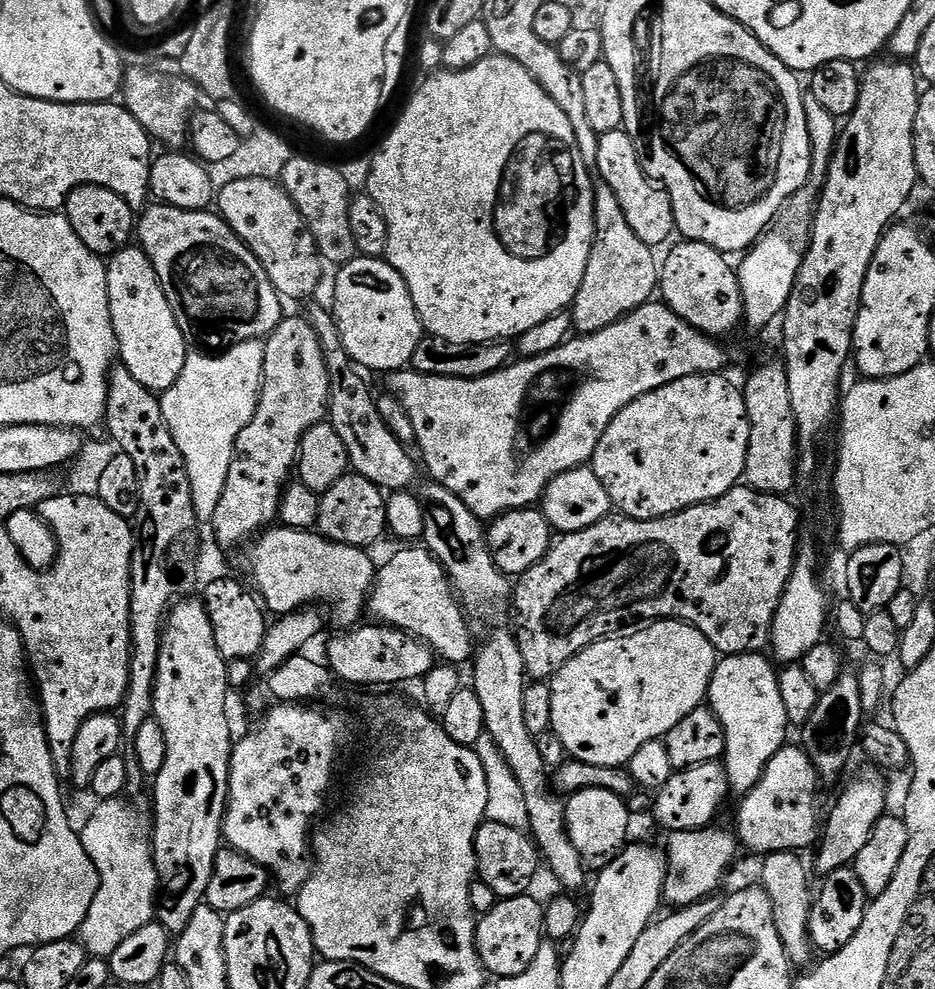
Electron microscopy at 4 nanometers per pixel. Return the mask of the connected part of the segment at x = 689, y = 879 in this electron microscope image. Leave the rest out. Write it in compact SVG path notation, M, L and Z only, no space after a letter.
M716 827L699 828L696 832L674 832L667 837L668 873L664 879L663 899L672 903L669 905L683 906L707 900L713 895L712 891L723 882L724 875L736 856L738 840L731 831L723 832Z

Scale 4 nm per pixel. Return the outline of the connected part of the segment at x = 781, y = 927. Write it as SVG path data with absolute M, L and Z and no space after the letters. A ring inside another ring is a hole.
M799 851L767 853L767 855L763 857L764 865L760 868L761 881L759 880L764 892L768 895L772 903L774 922L778 926L778 938L782 938L782 946L788 955L788 962L793 966L808 963L808 965L811 965L813 963L812 955L814 955L812 940L808 937L808 919L810 918L814 892L813 889L808 889L808 868L804 865L804 860L800 856L803 855L801 855Z

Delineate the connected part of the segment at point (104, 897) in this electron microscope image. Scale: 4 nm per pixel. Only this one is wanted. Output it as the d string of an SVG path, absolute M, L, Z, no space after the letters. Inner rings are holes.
M123 799L105 800L97 803L92 817L84 824L84 832L79 833L84 849L100 875L100 889L94 894L94 902L86 914L78 936L89 957L111 958L114 950L142 926L153 923L154 897L157 885L144 884L148 872L153 871L152 850L146 835L146 824L132 813Z

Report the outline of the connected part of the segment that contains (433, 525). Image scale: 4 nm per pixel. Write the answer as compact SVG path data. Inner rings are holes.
M421 483L418 488L422 510L426 514L423 543L448 573L467 619L472 622L477 620L488 628L496 628L481 644L479 641L474 652L474 663L471 665L473 668L470 684L482 702L485 733L494 738L498 750L502 750L502 758L510 762L510 770L514 770L514 778L518 778L522 794L526 794L530 835L541 857L546 861L546 868L556 875L558 883L565 884L568 888L580 888L584 884L586 861L580 857L578 850L574 850L574 842L570 842L564 817L565 801L550 787L550 772L544 769L544 756L536 745L539 744L537 737L532 736L530 730L526 730L526 717L522 711L522 698L526 687L522 650L515 635L500 628L510 620L513 585L494 562L492 552L488 549L486 528L481 517L474 515L453 492L446 490L444 484L427 483Z

